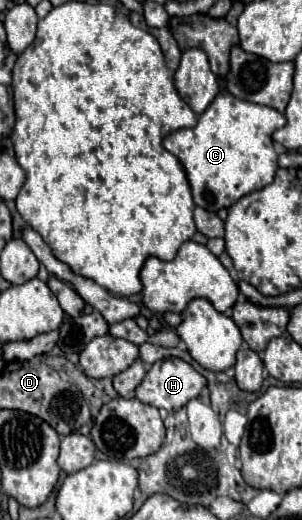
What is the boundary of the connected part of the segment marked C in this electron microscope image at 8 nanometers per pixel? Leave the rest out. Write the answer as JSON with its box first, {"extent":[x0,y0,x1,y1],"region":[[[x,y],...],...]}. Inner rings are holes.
{"extent":[163,92,285,212],"region":[[[229,92],[217,94],[215,102],[199,116],[197,126],[171,132],[163,146],[183,164],[197,206],[217,212],[229,208],[241,196],[261,190],[273,182],[277,152],[271,134],[285,126],[285,114],[269,106],[243,102]]]}

